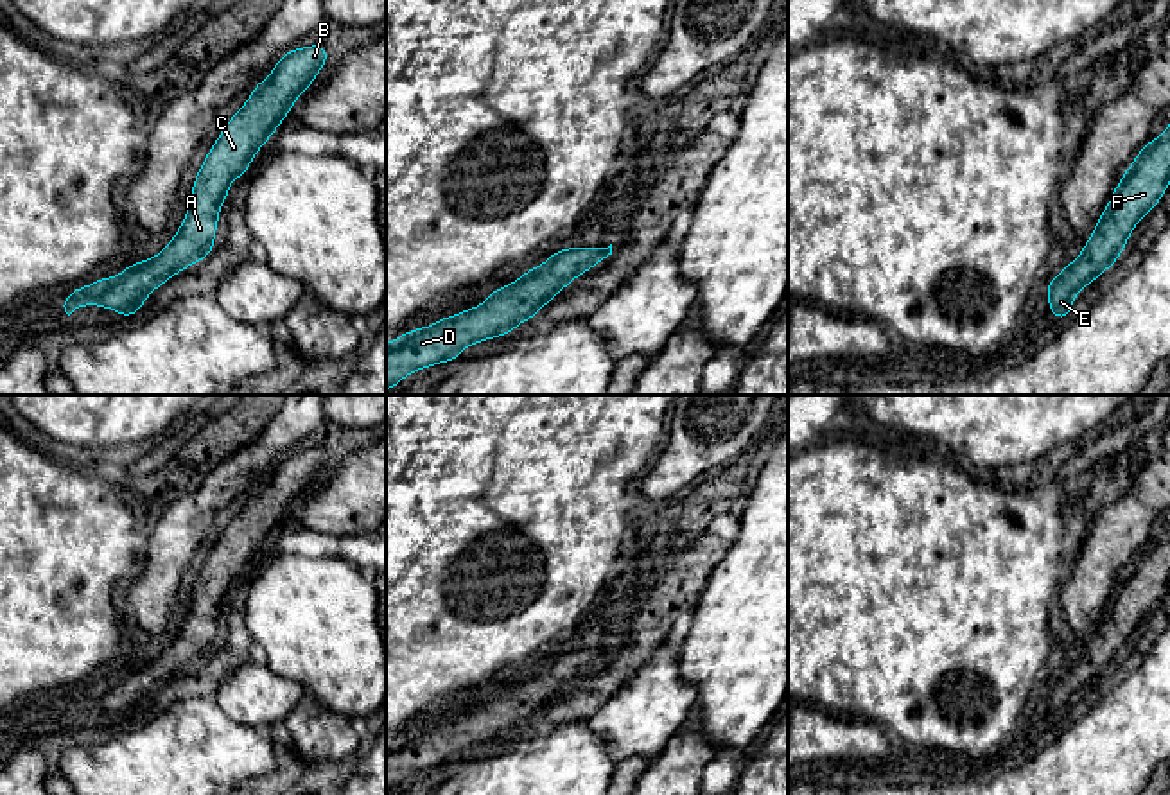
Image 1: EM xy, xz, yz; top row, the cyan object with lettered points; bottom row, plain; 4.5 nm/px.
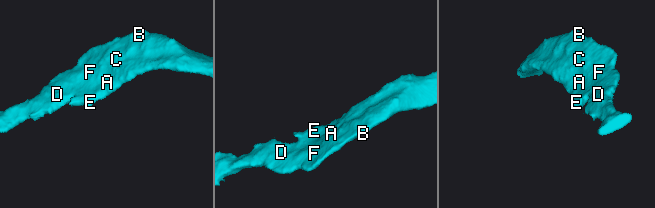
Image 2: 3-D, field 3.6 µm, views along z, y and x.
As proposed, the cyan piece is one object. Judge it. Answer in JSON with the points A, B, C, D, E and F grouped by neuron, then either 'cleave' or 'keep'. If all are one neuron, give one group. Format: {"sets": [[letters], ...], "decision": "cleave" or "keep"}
{"sets": [["A", "B", "C", "D", "E", "F"]], "decision": "keep"}

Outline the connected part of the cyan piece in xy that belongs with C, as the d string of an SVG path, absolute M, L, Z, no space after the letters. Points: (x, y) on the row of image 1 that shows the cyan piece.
M319 43L282 56L206 154L192 185L188 212L172 242L160 255L133 262L113 278L100 276L92 285L72 289L65 312L70 316L81 305L100 305L118 310L127 321L158 285L206 258L214 249L219 210L230 183L246 174L255 153L280 127L294 100L316 83L314 75L325 68L327 56L328 50Z

